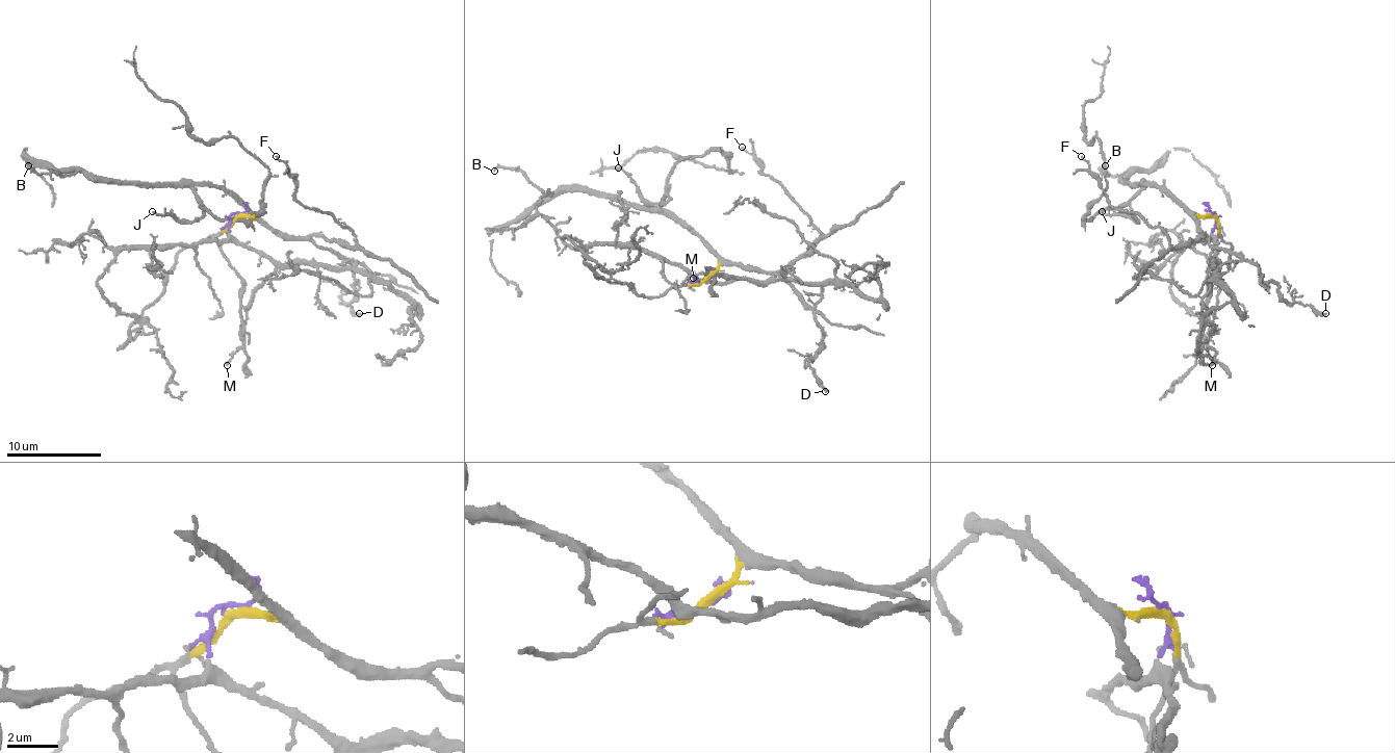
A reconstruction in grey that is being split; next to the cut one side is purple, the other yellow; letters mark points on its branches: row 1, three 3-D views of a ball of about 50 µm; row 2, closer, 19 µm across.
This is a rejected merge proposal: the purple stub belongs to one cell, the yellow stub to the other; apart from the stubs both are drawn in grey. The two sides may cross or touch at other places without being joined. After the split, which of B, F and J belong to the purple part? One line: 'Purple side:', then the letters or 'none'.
Purple side: none

